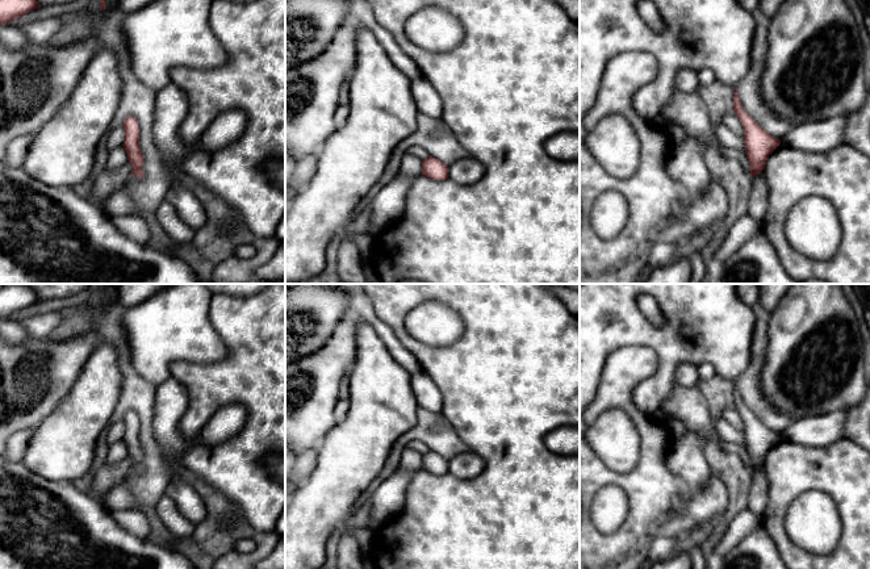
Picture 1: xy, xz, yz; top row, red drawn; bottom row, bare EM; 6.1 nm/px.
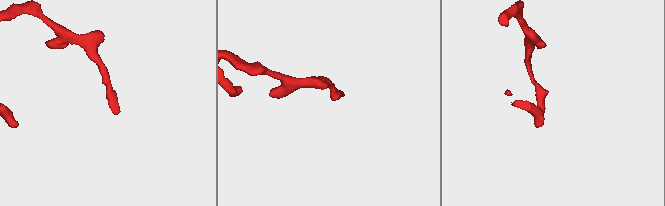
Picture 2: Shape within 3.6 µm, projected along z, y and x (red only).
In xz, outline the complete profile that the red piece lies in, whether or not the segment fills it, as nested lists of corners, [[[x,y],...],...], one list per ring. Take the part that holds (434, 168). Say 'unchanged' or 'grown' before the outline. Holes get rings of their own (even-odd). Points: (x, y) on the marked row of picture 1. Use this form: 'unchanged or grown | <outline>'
unchanged | [[[432,156],[422,160],[422,175],[432,180],[446,180],[448,177],[448,166]]]

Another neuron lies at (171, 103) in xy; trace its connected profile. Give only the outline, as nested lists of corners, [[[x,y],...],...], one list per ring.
[[[175,83],[159,89],[154,105],[154,141],[162,152],[163,162],[179,171],[183,159],[192,151],[184,145],[177,130],[188,116],[187,93]]]

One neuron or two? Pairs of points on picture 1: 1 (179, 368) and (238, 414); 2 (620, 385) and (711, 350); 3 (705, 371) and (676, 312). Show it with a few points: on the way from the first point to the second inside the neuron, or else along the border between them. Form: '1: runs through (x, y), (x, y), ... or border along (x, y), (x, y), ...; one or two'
1: border along (247, 410), (239, 404), (225, 404), (203, 426); two
2: border along (648, 346), (655, 371), (634, 394); two
3: border along (697, 365), (710, 363), (716, 373); two

